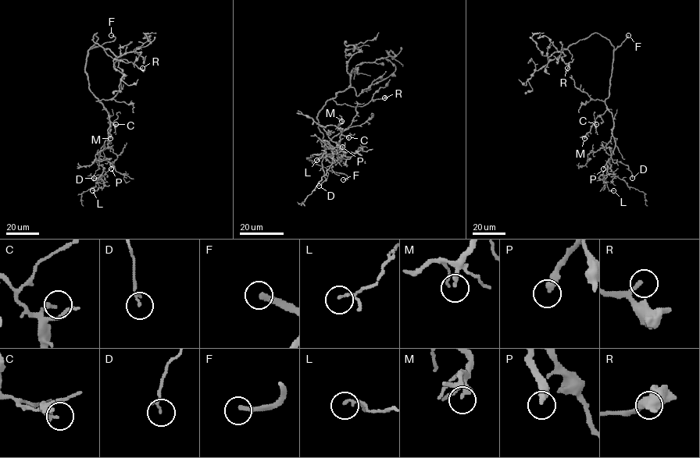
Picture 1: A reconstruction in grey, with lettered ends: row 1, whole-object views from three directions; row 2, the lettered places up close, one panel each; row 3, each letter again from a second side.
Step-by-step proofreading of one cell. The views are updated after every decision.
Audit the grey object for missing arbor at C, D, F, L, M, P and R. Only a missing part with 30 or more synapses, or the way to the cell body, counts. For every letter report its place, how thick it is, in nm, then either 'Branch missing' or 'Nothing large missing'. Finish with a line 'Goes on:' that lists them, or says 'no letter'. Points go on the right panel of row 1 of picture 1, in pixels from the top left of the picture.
C: Place: (596, 124). Thickness 160 nm. Nothing large missing
D: Place: (632, 178). Thickness 140 nm. Nothing large missing
F: Place: (628, 35). Thickness 280 nm. Branch missing
L: Place: (613, 190). Thickness 90 nm. Nothing large missing
M: Place: (584, 138). Thickness 240 nm. Branch missing
P: Place: (603, 168). Thickness 380 nm. Branch missing
R: Place: (567, 68). Thickness 160 nm. Nothing large missing
Goes on: F, M, P

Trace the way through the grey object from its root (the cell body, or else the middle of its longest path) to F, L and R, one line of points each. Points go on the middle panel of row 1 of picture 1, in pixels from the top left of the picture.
F: (308, 158), (331, 172), (344, 173), (348, 178), (343, 179)
L: (308, 158), (330, 149), (341, 160), (330, 162), (326, 158), (326, 155), (333, 155), (330, 146), (316, 160)
R: (308, 158), (316, 161), (324, 153), (317, 113), (327, 101), (332, 98), (337, 104), (357, 107), (384, 97)

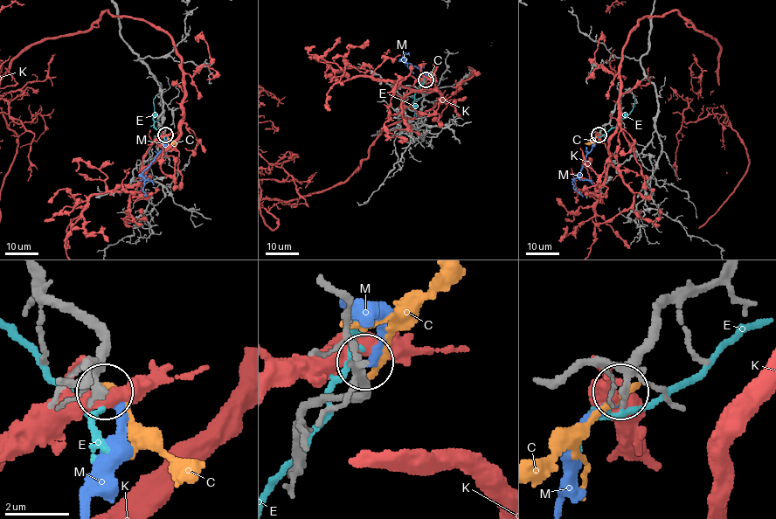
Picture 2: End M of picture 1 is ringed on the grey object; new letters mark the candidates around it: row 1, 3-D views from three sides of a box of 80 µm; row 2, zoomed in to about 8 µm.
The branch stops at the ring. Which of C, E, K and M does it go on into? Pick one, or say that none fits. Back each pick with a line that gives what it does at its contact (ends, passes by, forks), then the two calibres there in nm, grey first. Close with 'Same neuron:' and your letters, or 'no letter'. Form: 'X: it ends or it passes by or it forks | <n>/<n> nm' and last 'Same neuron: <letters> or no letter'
M: it ends | 190/260 nm
Same neuron: M

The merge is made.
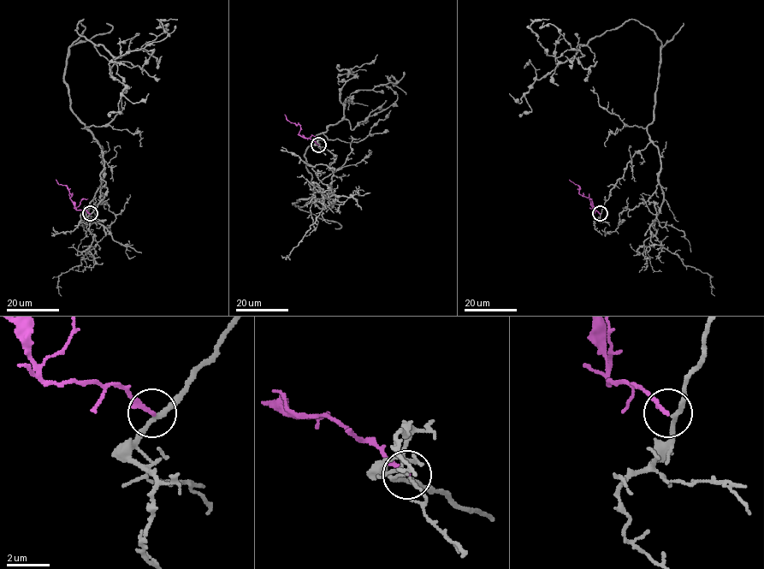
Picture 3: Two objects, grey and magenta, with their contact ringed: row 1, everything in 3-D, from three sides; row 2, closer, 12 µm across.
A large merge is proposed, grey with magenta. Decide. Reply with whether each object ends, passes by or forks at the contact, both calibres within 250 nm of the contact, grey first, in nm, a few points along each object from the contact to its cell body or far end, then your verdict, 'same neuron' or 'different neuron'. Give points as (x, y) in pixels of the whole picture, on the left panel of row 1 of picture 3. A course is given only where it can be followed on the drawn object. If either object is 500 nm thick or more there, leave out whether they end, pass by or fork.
grey passes by; magenta ends there; 200 nm thick on the grey side, 180 nm on the other; grey runs (90, 214), (107, 189), (102, 149), (64, 80), (77, 25), (115, 62), (177, 19); magenta runs (90, 214), (76, 209), (68, 188), (56, 180); same neuron

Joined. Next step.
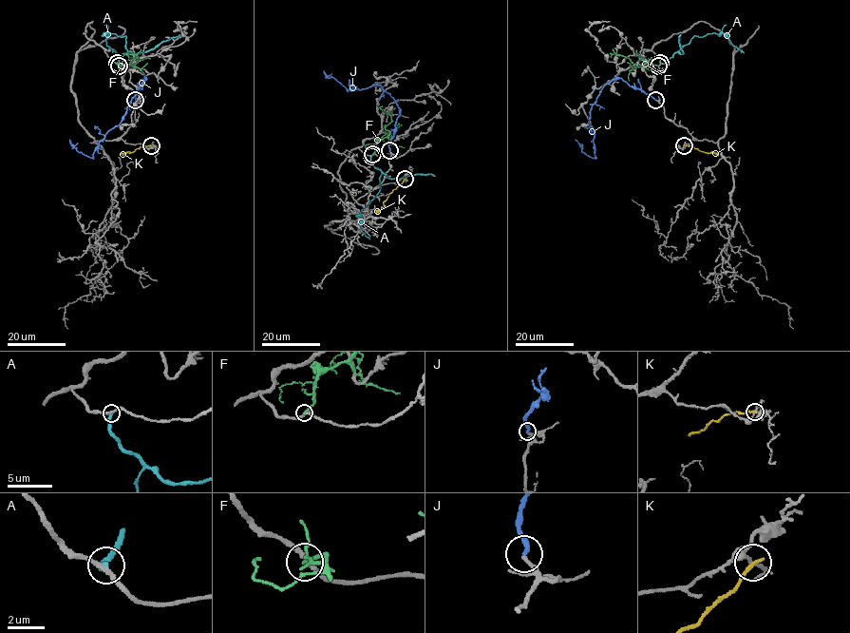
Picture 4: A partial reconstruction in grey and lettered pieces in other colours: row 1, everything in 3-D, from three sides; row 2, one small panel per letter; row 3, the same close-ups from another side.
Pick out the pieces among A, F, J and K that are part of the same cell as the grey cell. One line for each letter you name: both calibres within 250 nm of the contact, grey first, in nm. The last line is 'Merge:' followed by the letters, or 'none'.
J: calibres 200 and 240 nm
Merge: J

